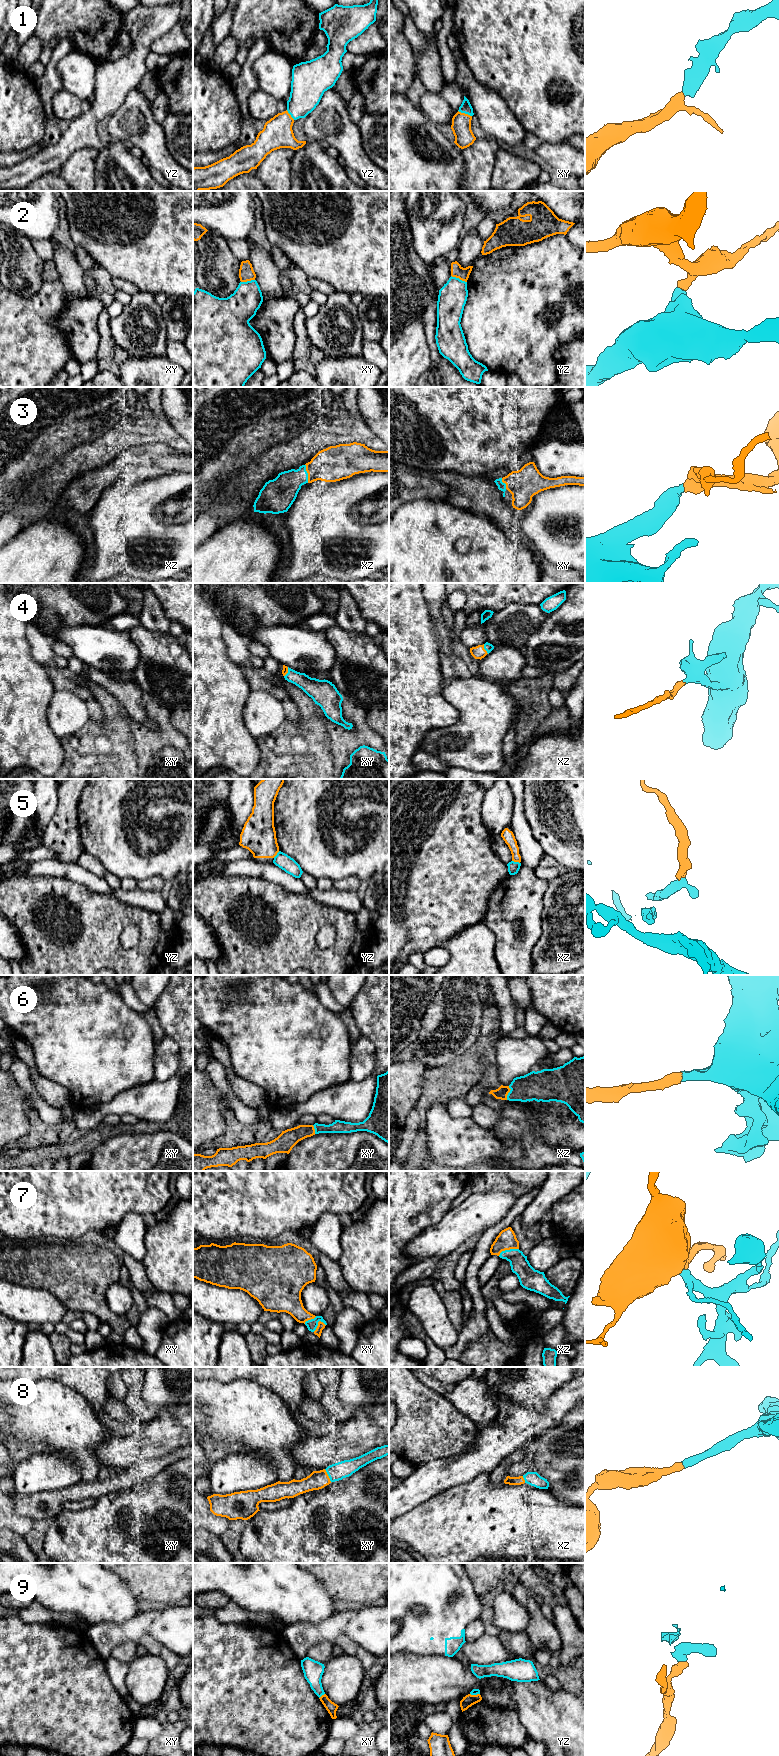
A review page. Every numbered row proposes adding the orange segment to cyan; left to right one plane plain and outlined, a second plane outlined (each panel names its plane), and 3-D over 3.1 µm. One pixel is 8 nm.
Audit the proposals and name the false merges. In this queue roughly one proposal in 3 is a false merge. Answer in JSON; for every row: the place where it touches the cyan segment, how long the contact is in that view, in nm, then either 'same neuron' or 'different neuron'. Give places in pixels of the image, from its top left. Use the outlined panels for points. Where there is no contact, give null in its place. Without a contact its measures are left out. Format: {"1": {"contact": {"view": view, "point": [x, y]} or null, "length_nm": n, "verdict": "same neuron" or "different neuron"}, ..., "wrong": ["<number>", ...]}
{"1": {"contact": {"view": "xy", "point": [465, 113]}, "length_nm": 120, "verdict": "same neuron"}, "2": {"contact": {"view": "yz", "point": [458, 278]}, "length_nm": 140, "verdict": "different neuron"}, "3": {"contact": {"view": "xz", "point": [307, 473]}, "length_nm": 150, "verdict": "same neuron"}, "4": {"contact": {"view": "xz", "point": [485, 649]}, "length_nm": 90, "verdict": "same neuron"}, "5": {"contact": {"view": "xz", "point": [516, 862]}, "length_nm": 70, "verdict": "different neuron"}, "6": {"contact": {"view": "xz", "point": [508, 1093]}, "length_nm": 110, "verdict": "same neuron"}, "7": {"contact": {"view": "xz", "point": [508, 1250]}, "length_nm": 180, "verdict": "same neuron"}, "8": {"contact": {"view": "xy", "point": [328, 1475]}, "length_nm": 120, "verdict": "same neuron"}, "9": {"contact": {"view": "xy", "point": [321, 1695]}, "length_nm": 60, "verdict": "different neuron"}, "wrong": ["2", "5", "9"]}

